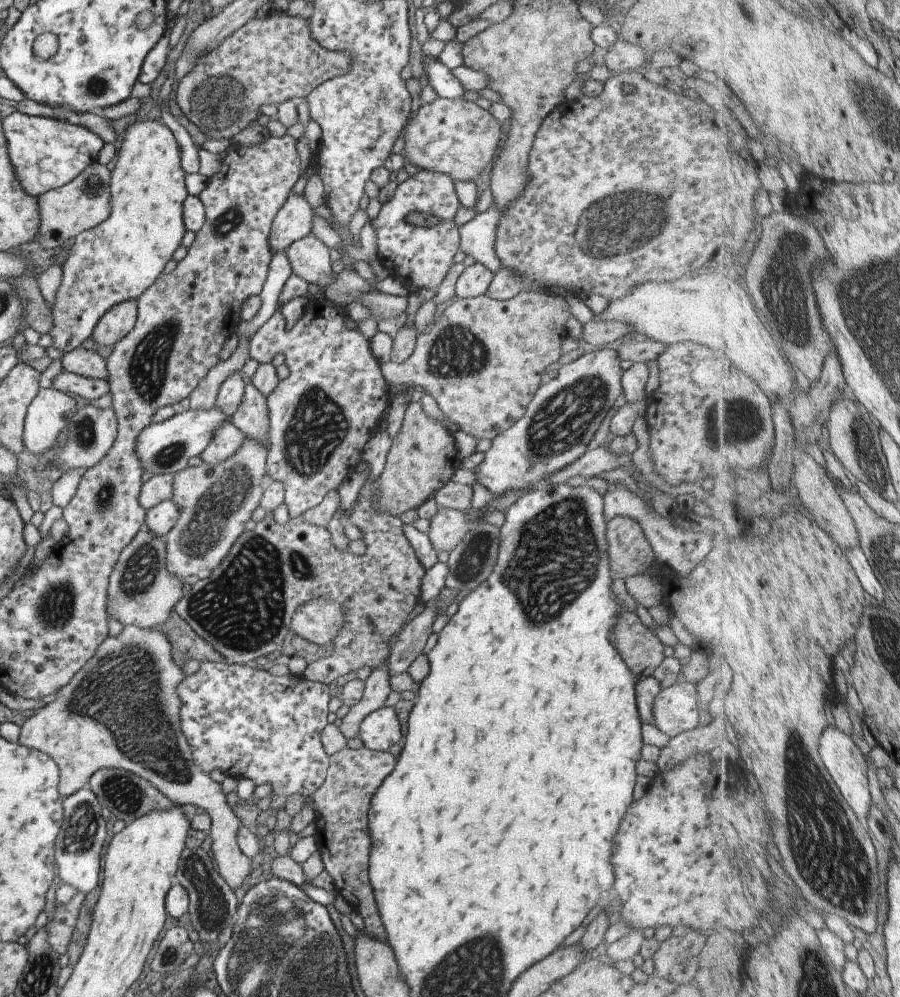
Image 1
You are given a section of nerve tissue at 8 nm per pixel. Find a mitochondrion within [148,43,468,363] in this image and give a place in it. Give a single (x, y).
(220, 99)

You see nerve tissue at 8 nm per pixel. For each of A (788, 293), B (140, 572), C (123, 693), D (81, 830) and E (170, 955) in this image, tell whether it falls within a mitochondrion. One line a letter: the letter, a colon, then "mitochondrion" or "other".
A: mitochondrion
B: mitochondrion
C: mitochondrion
D: mitochondrion
E: mitochondrion

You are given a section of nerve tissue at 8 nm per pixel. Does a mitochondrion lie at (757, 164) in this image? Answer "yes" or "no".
no

